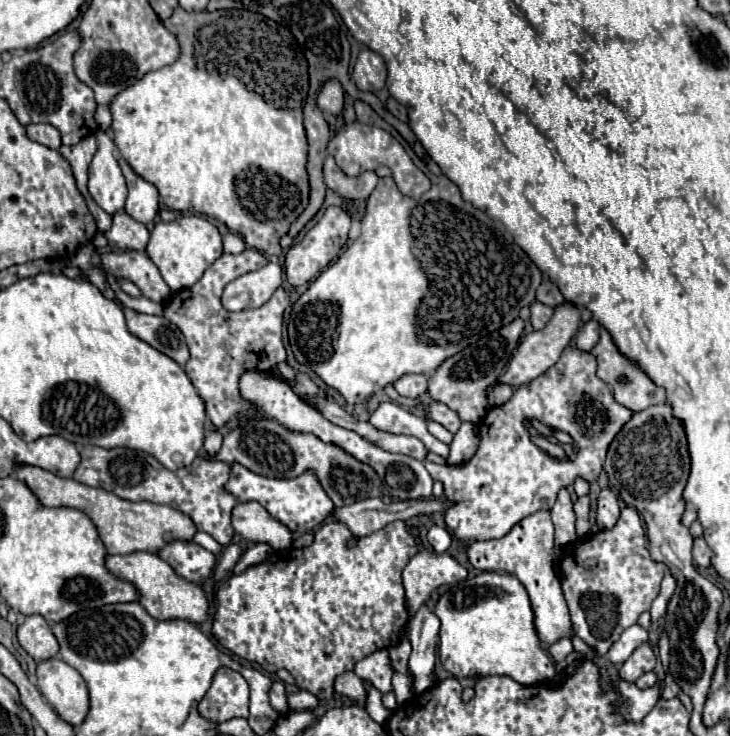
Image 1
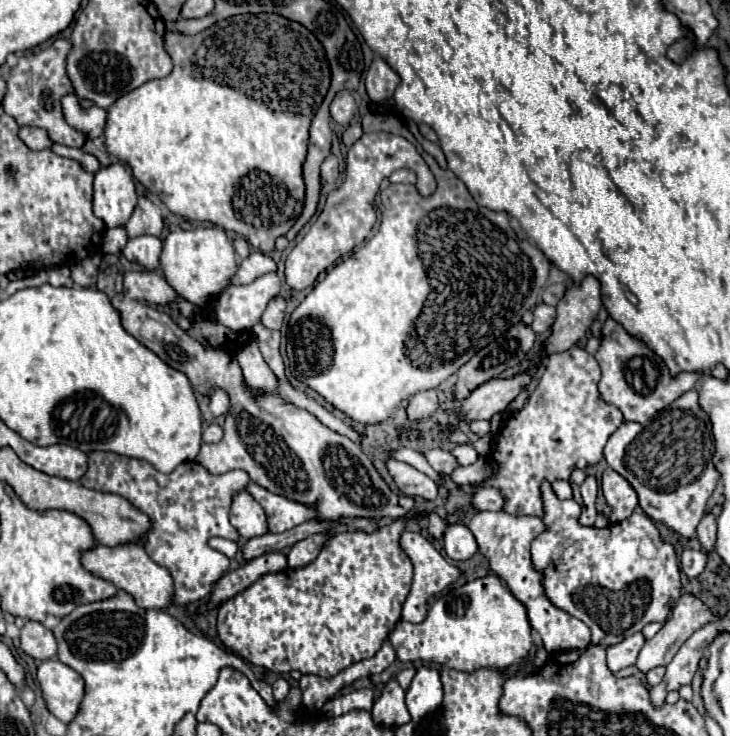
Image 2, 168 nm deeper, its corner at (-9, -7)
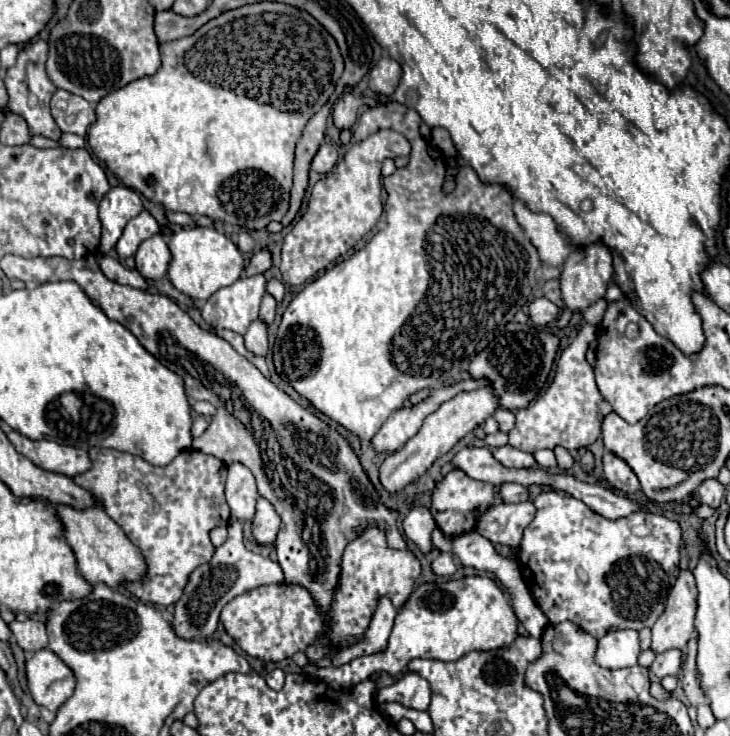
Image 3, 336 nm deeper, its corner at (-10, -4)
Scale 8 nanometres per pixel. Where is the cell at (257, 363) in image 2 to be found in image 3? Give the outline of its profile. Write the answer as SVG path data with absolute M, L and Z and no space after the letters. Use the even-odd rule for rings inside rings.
M255 320L249 330L245 332L245 348L255 356L267 356L269 342L267 342L267 326L261 320Z

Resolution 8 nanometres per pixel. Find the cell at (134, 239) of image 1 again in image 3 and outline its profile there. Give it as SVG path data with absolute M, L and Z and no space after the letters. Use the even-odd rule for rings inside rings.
M155 234L143 240L135 252L137 270L147 280L159 280L167 274L167 264L171 260L171 252L161 234Z

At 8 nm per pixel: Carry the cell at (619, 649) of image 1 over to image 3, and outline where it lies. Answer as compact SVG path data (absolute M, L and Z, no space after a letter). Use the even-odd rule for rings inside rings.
M619 630L619 632L607 632L599 640L595 662L603 668L615 670L615 668L629 668L637 664L639 658L639 634L637 630Z

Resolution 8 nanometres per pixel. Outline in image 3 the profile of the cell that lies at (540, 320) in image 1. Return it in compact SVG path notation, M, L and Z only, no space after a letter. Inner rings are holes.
M537 298L529 304L529 318L535 326L547 326L559 318L561 308L547 298Z

